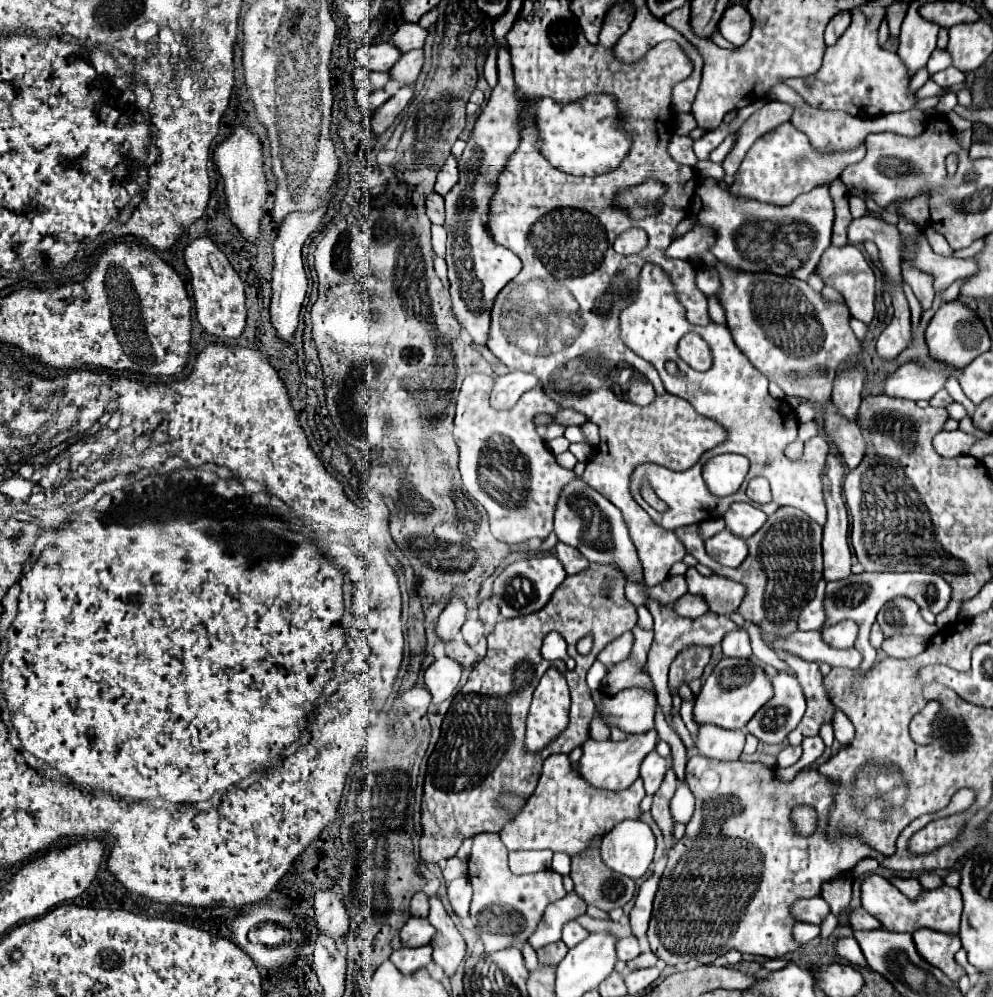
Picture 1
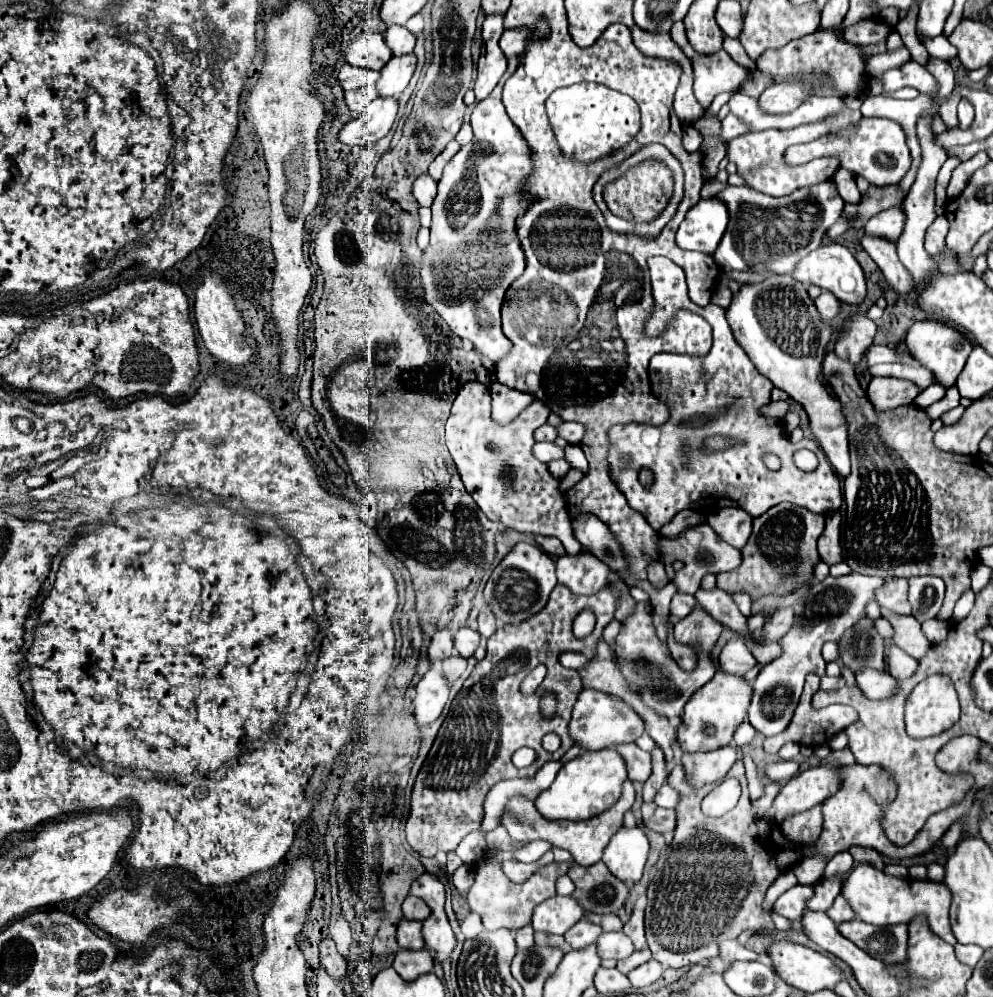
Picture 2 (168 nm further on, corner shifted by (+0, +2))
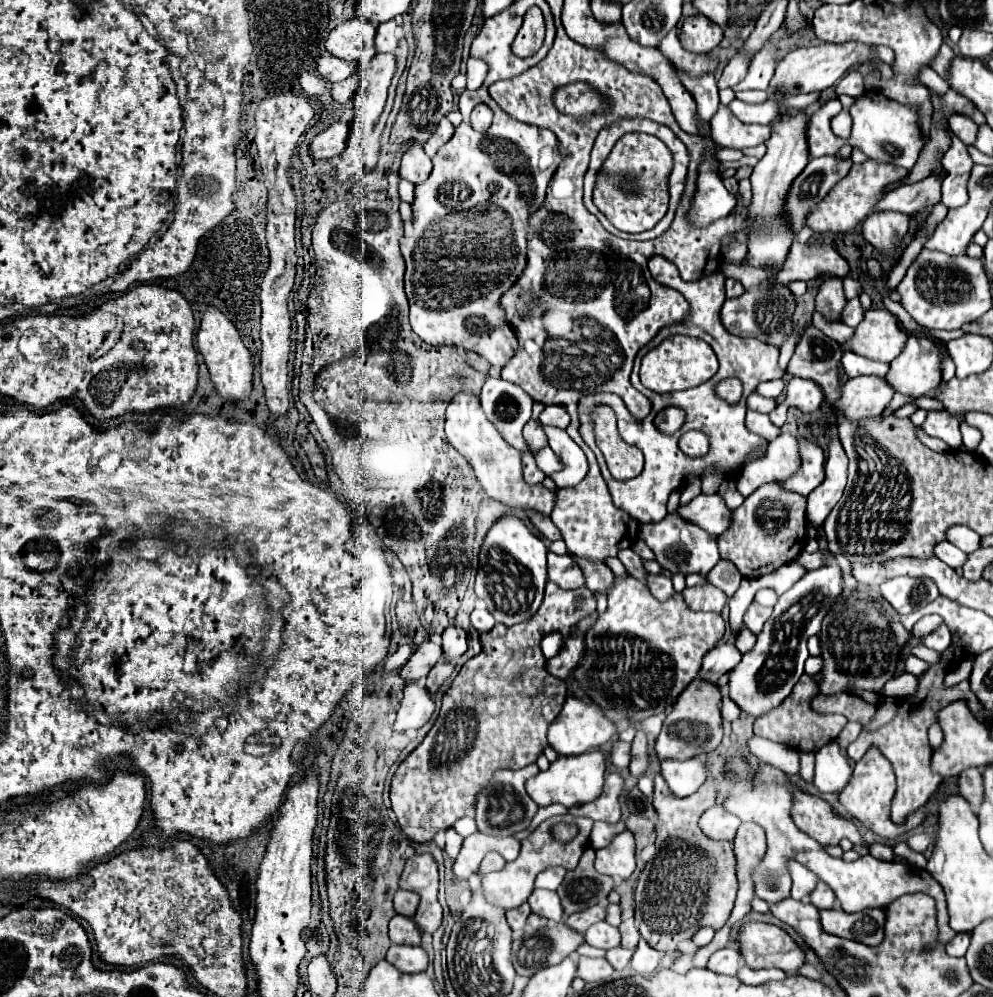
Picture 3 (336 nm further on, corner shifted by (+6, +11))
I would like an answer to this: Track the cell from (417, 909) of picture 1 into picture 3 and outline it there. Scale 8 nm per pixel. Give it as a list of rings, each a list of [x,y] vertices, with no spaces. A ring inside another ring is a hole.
[[[398,890],[394,894],[394,910],[396,914],[402,914],[402,916],[408,916],[412,918],[416,914],[416,908],[418,908],[418,894],[414,892],[408,892],[408,890]]]

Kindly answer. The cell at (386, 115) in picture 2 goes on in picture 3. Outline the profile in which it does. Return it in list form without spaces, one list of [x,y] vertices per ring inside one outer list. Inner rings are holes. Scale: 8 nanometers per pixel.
[[[334,122],[328,126],[324,132],[320,132],[312,144],[310,144],[310,154],[318,160],[334,158],[340,156],[342,150],[346,148],[346,138],[350,134],[350,124],[348,122]]]

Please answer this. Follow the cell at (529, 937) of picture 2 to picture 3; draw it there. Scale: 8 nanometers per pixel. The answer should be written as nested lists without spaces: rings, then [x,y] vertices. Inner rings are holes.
[[[522,904],[520,908],[506,912],[506,920],[508,920],[508,924],[510,924],[510,928],[512,928],[514,932],[524,930],[524,924],[526,924],[526,918],[528,918],[528,916],[530,916],[530,906],[528,906],[528,904]]]

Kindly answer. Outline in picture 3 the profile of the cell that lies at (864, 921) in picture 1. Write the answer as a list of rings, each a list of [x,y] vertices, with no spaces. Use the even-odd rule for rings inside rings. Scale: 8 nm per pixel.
[[[818,882],[816,890],[810,894],[810,902],[812,902],[818,910],[826,910],[826,908],[834,908],[834,906],[836,906],[834,892],[832,892],[830,886],[826,886],[824,882]]]

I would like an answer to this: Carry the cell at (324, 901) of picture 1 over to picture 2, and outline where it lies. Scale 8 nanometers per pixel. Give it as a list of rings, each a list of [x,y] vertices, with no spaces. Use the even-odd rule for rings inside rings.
[[[330,939],[320,943],[320,967],[336,981],[342,981],[346,975],[346,959],[336,951],[334,941]]]

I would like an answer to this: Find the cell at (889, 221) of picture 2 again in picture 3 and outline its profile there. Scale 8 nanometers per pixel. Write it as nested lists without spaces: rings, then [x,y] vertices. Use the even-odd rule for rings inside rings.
[[[928,176],[916,184],[902,184],[894,188],[874,206],[874,210],[914,214],[924,206],[934,206],[936,202],[940,202],[940,180],[934,176]]]

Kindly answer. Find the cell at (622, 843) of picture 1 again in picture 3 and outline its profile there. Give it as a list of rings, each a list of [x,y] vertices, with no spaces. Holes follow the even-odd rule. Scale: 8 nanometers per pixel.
[[[624,830],[612,838],[612,842],[596,850],[596,870],[616,880],[626,880],[634,872],[634,834]]]

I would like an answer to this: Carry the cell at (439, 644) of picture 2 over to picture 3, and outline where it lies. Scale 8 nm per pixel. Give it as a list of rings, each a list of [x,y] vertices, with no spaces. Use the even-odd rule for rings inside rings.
[[[426,640],[414,650],[414,654],[408,660],[408,664],[400,670],[400,676],[404,680],[424,678],[424,676],[428,676],[430,668],[440,660],[440,656],[442,656],[442,646]]]

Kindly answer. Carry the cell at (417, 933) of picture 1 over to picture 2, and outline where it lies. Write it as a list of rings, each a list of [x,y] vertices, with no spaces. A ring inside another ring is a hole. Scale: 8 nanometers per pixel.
[[[402,919],[400,925],[398,925],[396,939],[398,939],[398,945],[402,949],[420,949],[420,947],[424,947],[422,923],[420,921],[406,921],[406,919]]]

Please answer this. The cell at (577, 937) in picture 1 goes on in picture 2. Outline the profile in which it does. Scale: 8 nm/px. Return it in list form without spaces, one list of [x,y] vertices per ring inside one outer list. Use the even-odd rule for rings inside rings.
[[[582,917],[574,927],[570,927],[570,931],[564,935],[564,939],[572,949],[584,949],[584,947],[592,945],[600,933],[602,933],[600,925],[592,923],[588,917]]]

